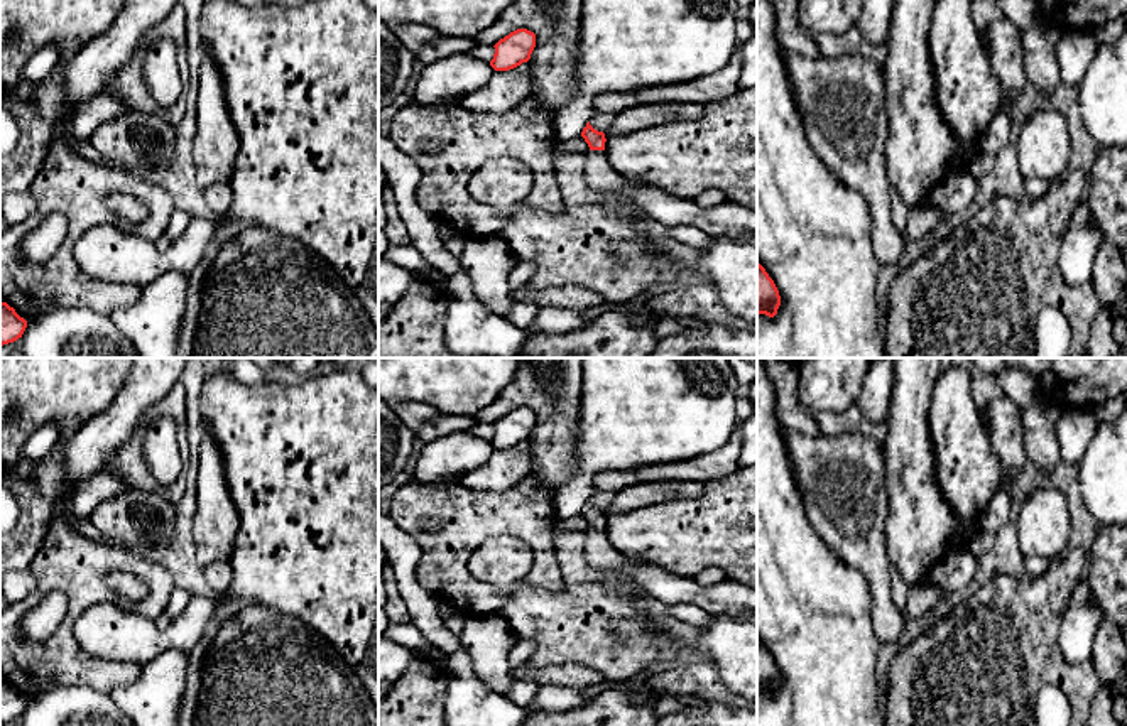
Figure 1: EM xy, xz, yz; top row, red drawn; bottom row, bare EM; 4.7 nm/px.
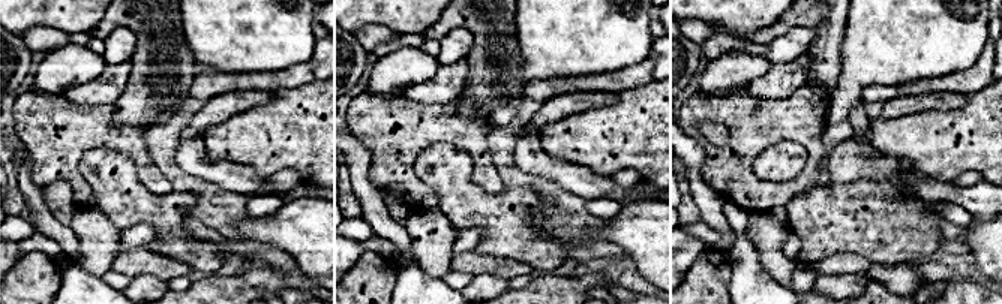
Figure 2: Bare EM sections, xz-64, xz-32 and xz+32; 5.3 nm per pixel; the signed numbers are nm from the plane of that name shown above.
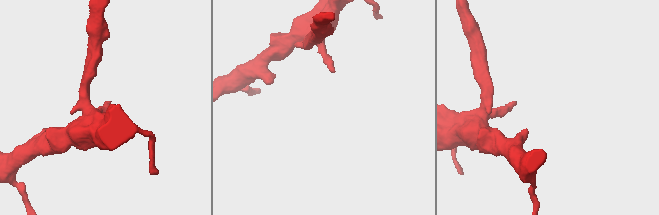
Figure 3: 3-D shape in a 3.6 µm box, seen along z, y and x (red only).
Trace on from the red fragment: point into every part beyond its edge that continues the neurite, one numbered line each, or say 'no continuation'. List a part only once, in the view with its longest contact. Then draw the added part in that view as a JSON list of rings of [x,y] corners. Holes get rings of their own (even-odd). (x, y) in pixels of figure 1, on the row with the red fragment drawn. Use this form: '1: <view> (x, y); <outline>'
1: xz (729, 220); [[[605,150],[586,152],[586,181],[593,189],[625,196],[639,214],[664,228],[691,225],[708,235],[757,235],[757,211],[730,201],[716,208],[700,208],[694,201],[674,198],[639,181],[629,181],[612,167]]]

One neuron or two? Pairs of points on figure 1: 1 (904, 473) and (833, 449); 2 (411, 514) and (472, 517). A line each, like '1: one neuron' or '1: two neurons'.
1: two neurons
2: one neuron

